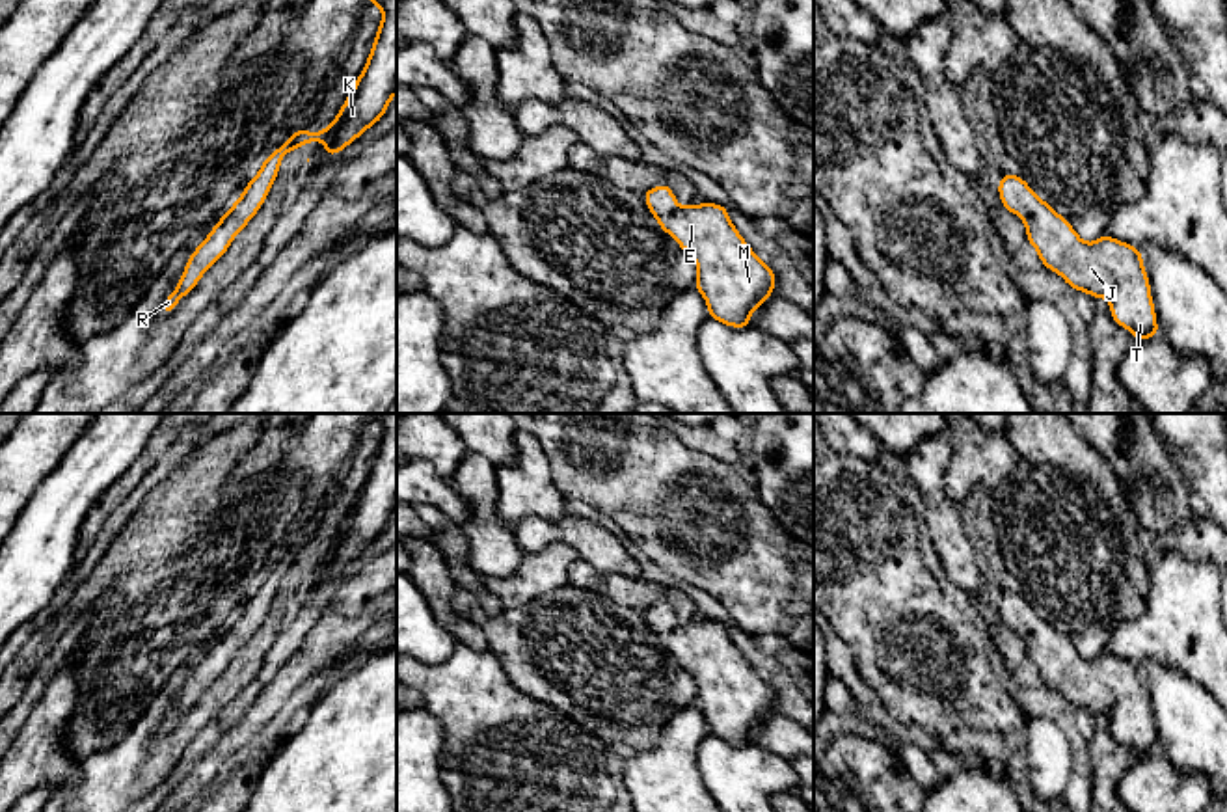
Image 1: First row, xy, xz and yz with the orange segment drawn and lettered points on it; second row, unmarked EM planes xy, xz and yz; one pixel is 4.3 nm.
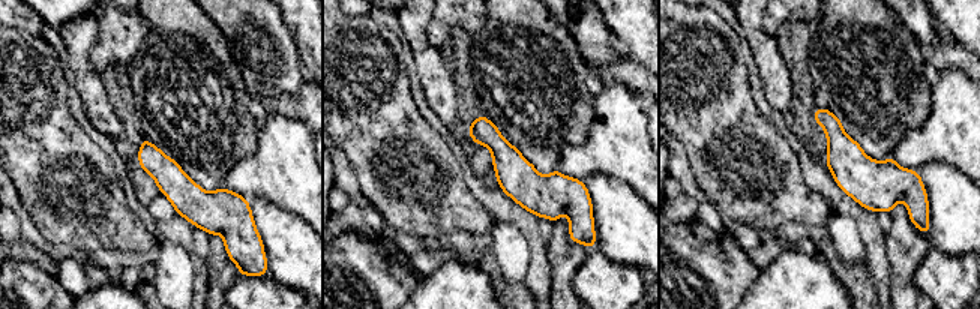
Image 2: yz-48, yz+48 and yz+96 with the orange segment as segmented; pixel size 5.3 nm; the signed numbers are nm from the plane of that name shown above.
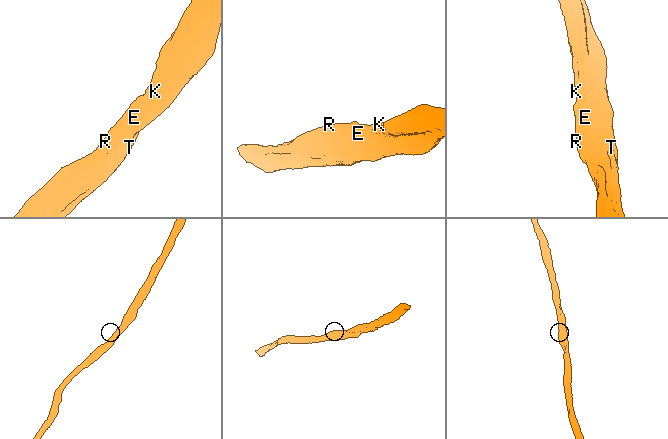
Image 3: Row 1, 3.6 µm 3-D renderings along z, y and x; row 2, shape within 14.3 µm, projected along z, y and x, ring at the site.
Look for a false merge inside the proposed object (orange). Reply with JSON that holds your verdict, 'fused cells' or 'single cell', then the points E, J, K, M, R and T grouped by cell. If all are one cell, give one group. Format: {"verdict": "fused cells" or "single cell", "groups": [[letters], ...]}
{"verdict": "single cell", "groups": [["E", "J", "K", "M", "R", "T"]]}

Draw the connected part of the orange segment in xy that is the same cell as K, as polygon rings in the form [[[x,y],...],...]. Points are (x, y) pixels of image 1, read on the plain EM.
[[[367,413],[367,419],[382,426],[382,440],[367,480],[339,525],[337,535],[320,549],[307,546],[292,549],[281,564],[266,574],[259,590],[242,607],[242,613],[188,674],[175,708],[162,719],[162,732],[169,732],[179,717],[194,708],[203,691],[225,672],[235,654],[259,629],[287,570],[322,559],[326,574],[339,572],[384,535],[391,516],[397,512],[397,413]]]

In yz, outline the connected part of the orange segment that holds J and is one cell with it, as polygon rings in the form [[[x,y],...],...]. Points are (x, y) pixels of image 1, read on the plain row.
[[[1002,590],[996,603],[1002,624],[1022,635],[1026,656],[1045,685],[1059,691],[1076,710],[1106,715],[1113,739],[1126,745],[1136,758],[1160,751],[1139,665],[1108,650],[1095,659],[1084,659],[1069,637],[1015,590]]]

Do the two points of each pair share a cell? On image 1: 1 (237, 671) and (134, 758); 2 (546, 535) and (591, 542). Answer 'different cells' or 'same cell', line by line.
1: same cell
2: same cell

